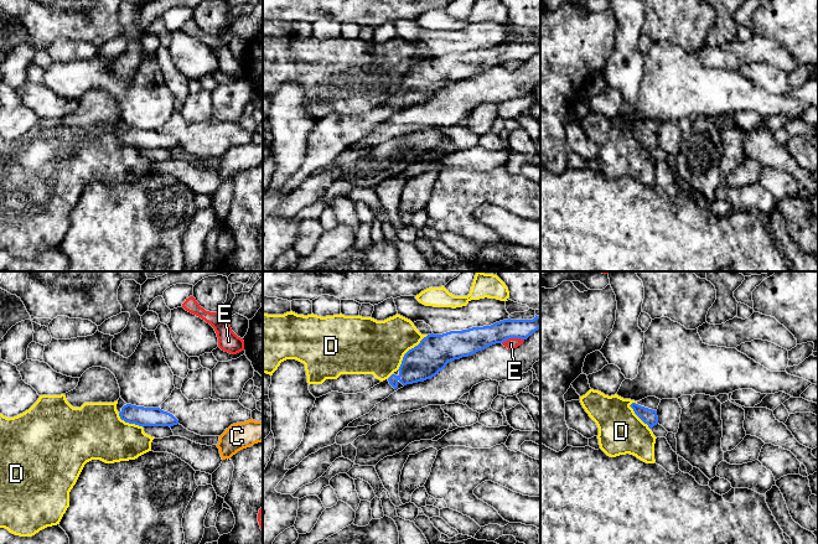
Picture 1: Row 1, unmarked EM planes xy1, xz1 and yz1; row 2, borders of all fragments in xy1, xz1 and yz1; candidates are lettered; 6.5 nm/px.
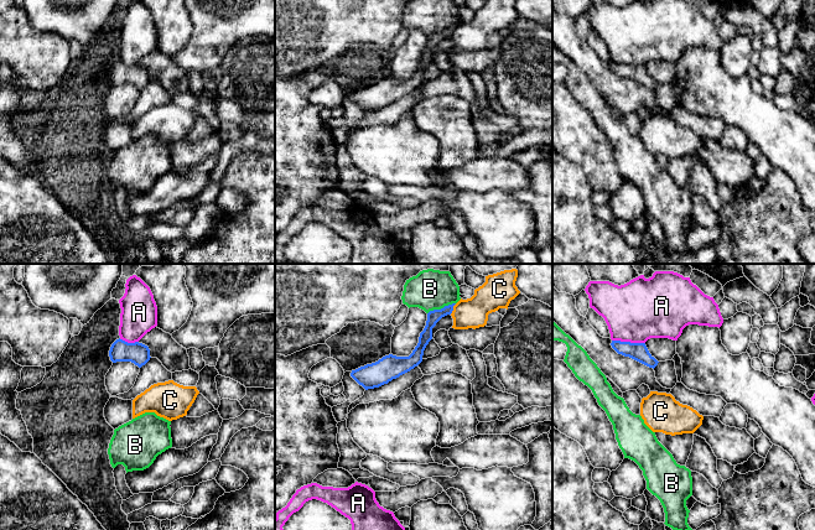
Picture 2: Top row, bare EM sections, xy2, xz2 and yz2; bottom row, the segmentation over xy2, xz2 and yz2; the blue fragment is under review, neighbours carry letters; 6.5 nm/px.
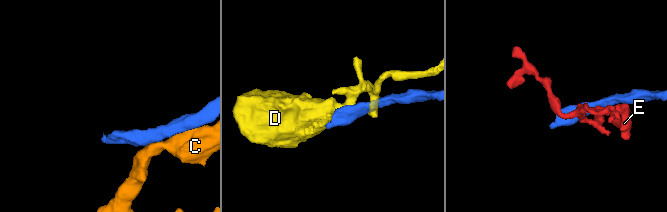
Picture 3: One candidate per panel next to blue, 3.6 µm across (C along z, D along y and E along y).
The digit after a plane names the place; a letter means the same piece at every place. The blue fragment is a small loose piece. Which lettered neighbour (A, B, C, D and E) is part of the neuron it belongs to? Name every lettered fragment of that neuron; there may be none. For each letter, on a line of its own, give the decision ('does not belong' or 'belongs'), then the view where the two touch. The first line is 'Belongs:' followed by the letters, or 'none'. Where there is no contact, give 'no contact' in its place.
Belongs: none
A: does not belong; contact in yz2
B: does not belong; contact in xz2
C: does not belong; contact in xz2
D: does not belong; contact in xz1
E: does not belong; contact in xz1

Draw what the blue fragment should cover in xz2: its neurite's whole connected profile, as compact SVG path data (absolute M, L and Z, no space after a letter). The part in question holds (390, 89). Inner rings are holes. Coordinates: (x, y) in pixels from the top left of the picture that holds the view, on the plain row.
M452 26L427 36L426 48L420 56L417 68L409 79L385 78L375 85L352 93L351 99L368 113L388 106L417 89L422 84L426 68L432 62L432 51L442 40L452 36L455 27Z

